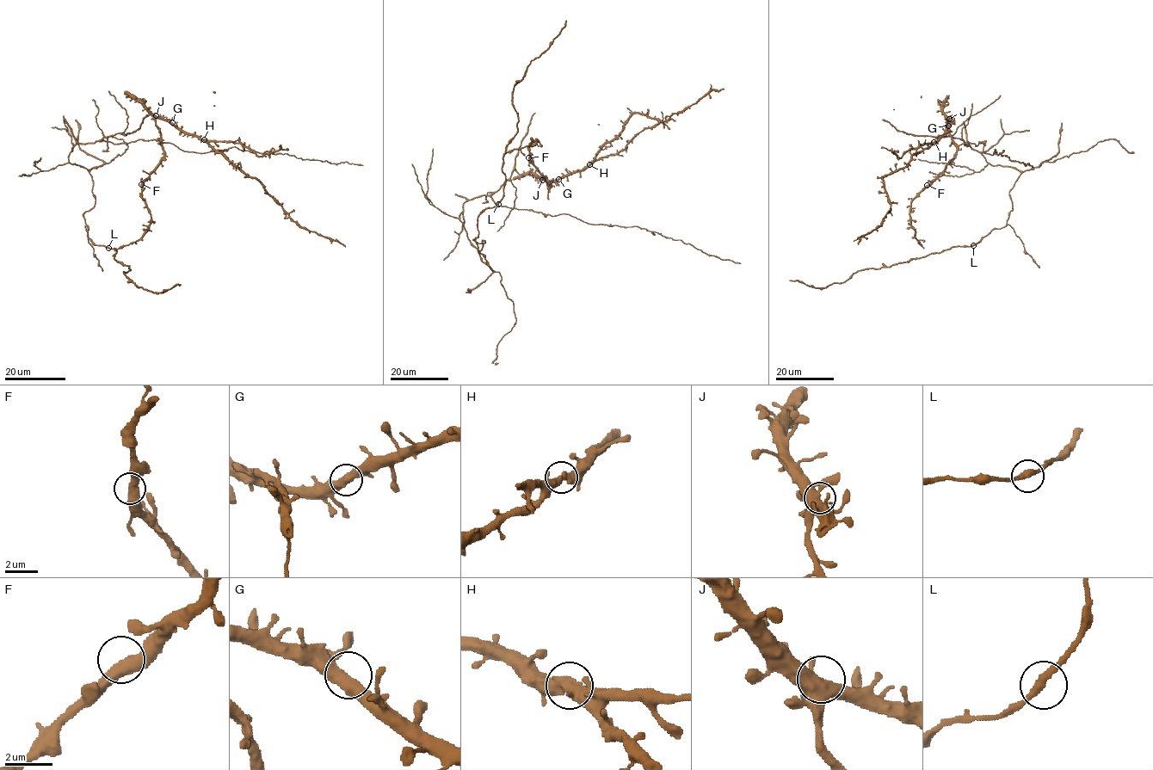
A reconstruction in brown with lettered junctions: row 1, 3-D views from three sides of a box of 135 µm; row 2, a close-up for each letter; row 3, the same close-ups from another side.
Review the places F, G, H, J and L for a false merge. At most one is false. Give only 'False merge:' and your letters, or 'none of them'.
False merge: none of them

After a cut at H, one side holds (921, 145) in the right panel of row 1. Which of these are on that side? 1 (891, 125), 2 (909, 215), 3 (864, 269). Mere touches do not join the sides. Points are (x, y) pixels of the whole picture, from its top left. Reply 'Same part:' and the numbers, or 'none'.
Same part: none

